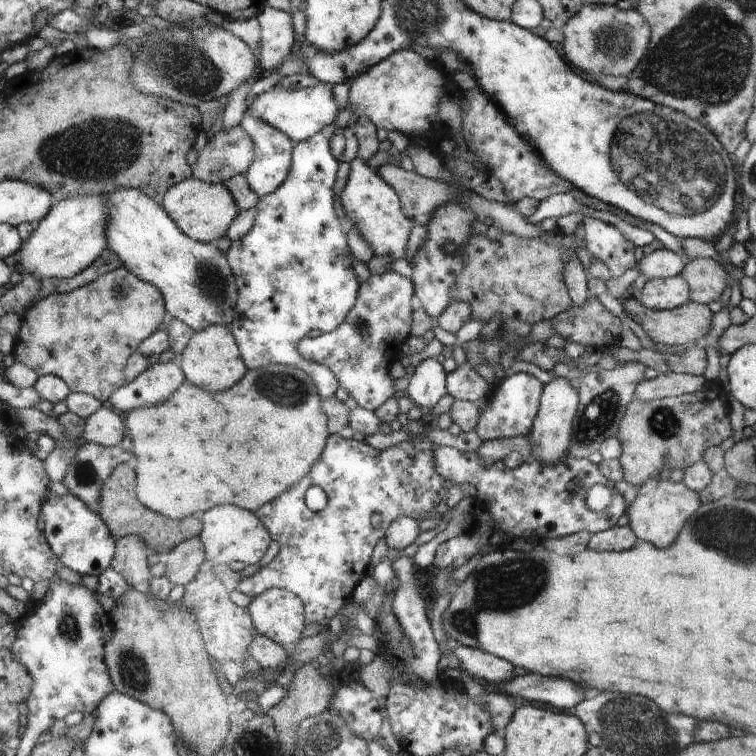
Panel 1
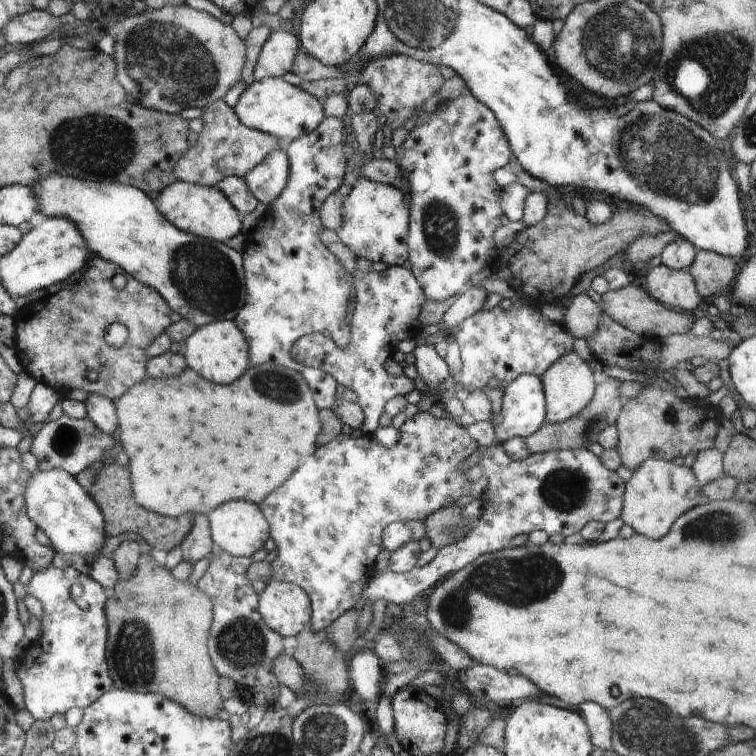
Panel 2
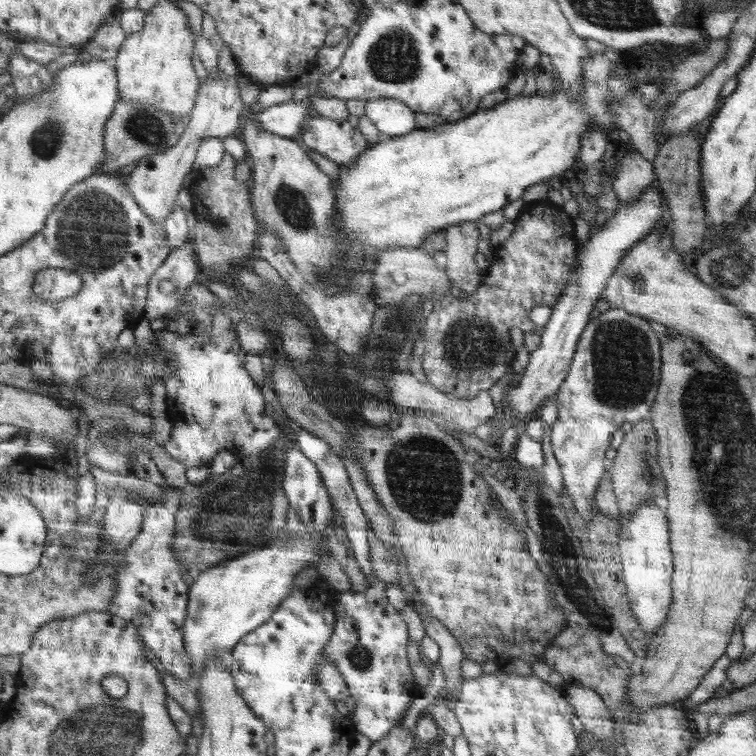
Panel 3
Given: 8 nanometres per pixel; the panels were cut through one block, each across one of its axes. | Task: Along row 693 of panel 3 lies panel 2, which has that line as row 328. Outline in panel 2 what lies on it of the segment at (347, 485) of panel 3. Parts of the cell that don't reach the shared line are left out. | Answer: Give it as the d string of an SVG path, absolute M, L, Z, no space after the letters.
M393 266L385 268L383 272L363 272L355 268L353 272L355 282L355 302L353 312L349 314L349 342L347 346L339 346L331 336L325 334L309 334L303 336L295 348L293 356L297 362L309 368L323 368L327 374L335 376L335 380L351 390L357 396L357 404L363 408L365 422L359 428L365 436L371 436L377 428L377 418L383 412L383 406L393 396L405 396L413 388L413 380L399 376L393 378L385 372L383 364L387 358L393 356L397 344L401 340L411 340L421 334L419 312L423 302L427 302L423 288L411 274L409 266Z

